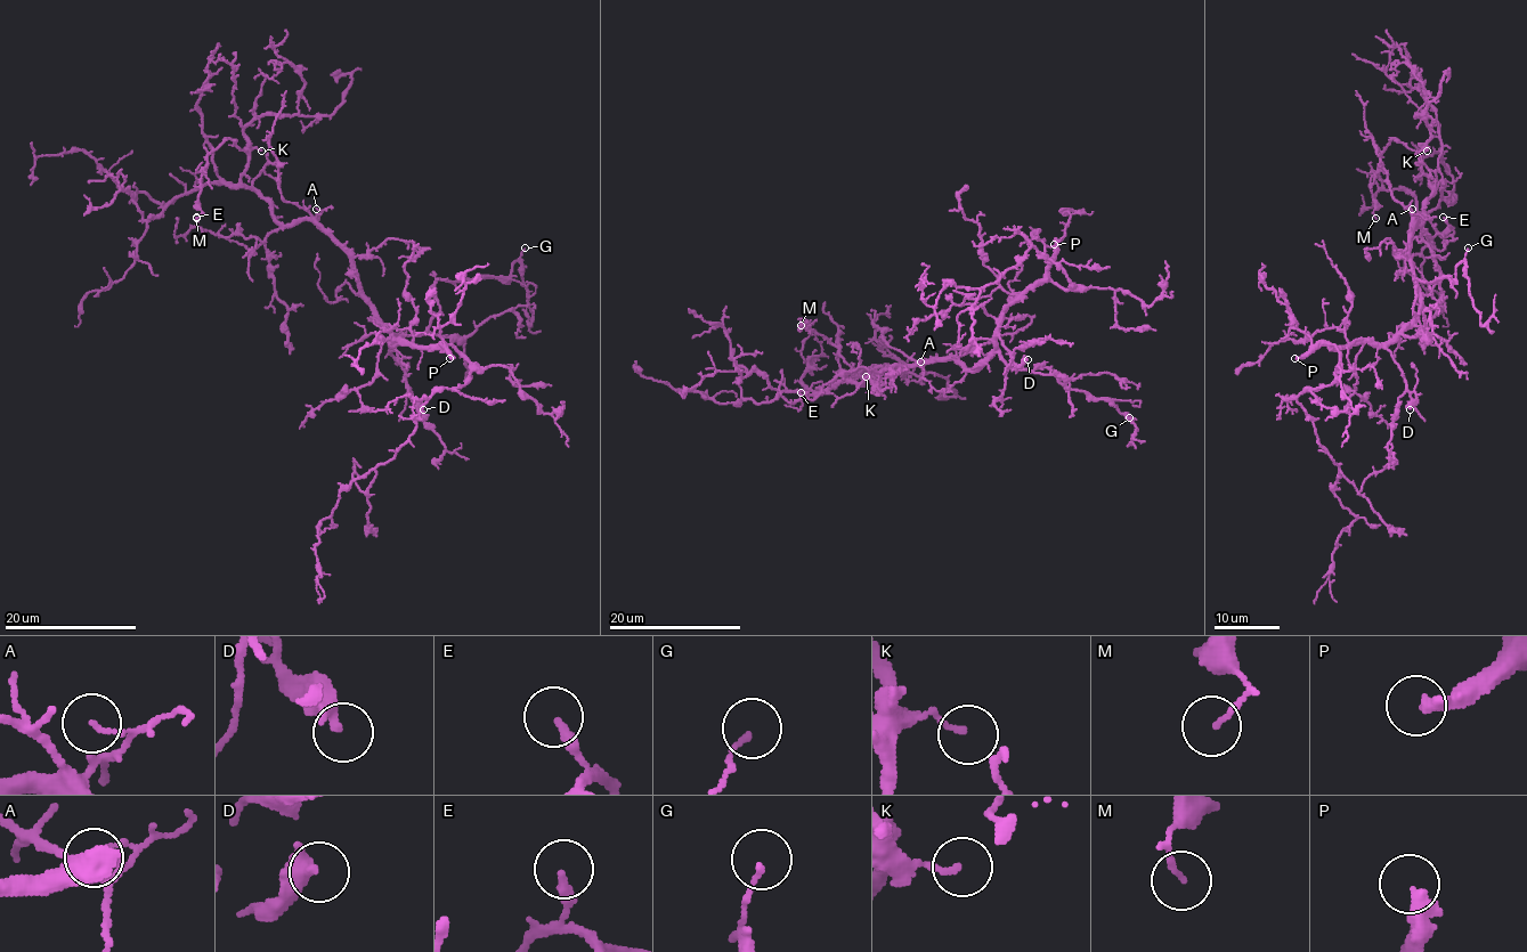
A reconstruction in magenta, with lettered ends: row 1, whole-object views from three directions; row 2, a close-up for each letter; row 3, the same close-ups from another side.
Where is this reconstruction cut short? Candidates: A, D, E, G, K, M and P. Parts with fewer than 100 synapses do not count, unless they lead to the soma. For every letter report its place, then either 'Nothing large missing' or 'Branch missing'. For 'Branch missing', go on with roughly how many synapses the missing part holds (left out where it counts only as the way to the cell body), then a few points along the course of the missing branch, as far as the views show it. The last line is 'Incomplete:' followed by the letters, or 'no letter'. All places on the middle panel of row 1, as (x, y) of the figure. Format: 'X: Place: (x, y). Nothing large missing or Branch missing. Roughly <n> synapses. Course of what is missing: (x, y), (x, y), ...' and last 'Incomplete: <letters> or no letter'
A: Place: (920, 361). Nothing large missing
D: Place: (1028, 359). Nothing large missing
E: Place: (801, 392). Nothing large missing
G: Place: (1129, 417). Nothing large missing
K: Place: (866, 376). Nothing large missing
M: Place: (801, 325). Nothing large missing
P: Place: (1054, 244). Branch missing. Roughly 150 synapses
Incomplete: P

